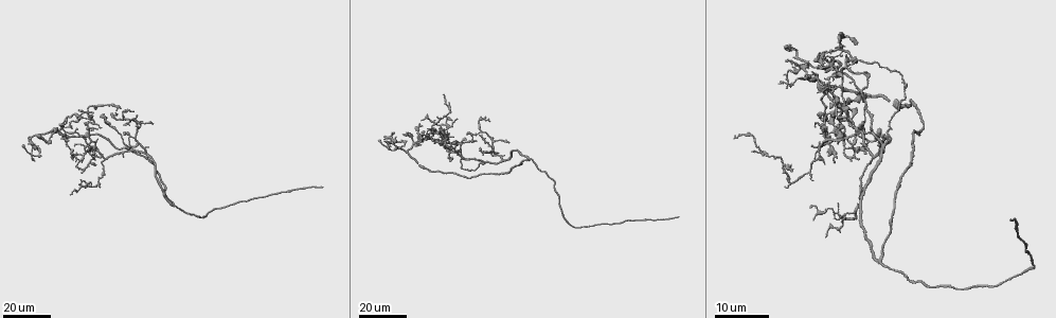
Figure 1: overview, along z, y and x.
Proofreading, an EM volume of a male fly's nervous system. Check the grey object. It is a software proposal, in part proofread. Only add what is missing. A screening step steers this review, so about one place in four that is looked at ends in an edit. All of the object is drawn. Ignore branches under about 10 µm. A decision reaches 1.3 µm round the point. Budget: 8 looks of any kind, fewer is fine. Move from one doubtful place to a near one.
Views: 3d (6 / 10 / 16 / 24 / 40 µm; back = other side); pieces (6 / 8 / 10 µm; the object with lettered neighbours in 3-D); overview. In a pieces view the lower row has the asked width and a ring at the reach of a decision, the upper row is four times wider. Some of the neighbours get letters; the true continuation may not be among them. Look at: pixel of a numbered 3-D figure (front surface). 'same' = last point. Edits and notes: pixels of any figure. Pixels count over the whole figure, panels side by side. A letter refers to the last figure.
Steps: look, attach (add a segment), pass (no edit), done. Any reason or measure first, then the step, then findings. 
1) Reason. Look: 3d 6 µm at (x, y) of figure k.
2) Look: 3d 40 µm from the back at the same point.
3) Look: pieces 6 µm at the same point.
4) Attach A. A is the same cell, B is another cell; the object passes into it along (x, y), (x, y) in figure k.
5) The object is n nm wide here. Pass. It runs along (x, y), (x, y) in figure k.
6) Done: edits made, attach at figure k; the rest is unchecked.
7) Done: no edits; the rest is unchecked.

Free end. Look: 3d 24 µm at (858, 159) of figure 1.

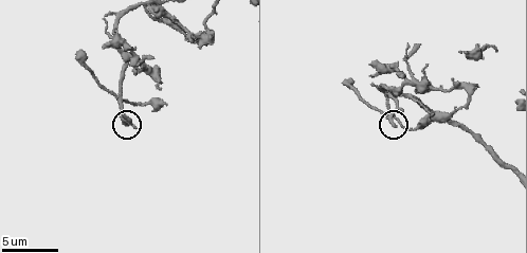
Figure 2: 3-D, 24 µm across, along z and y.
Look: pieces 10 µm at (395, 124) of figure 2.

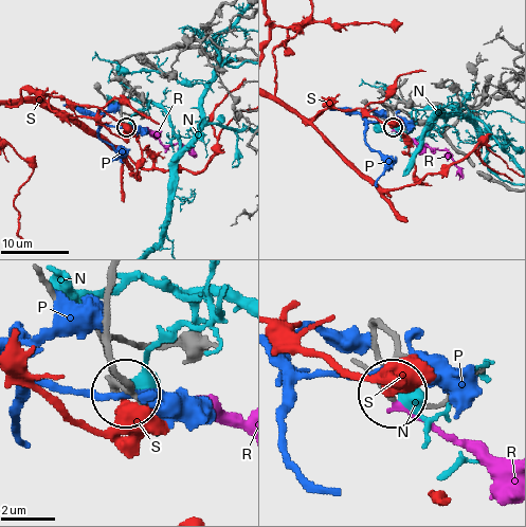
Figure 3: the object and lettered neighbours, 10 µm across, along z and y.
Attach R. R is the same cell, N, P and S are other cells; the object passes into it along (388, 117), (399, 132), (443, 151), (459, 179) in figure 3; the cell continues.

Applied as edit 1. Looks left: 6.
Branch stops here. Look: 3d 40 µm at (124, 133) of figure 1.

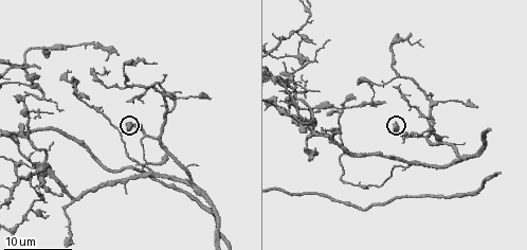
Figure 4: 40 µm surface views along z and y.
Look: pieces 6 µm at (396, 122) of figure 4.

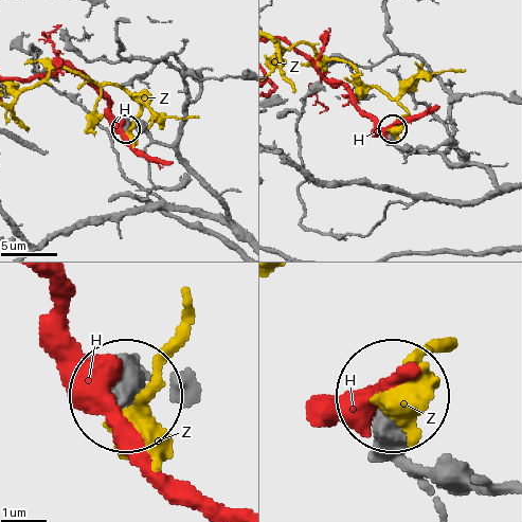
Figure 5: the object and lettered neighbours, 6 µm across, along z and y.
The object is 480 nm wide here. Pass. H and Z are other cells; none of them fits.

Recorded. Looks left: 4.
Long arm stops here. Look: 3d 24 µm at (392, 87) of figure 4.

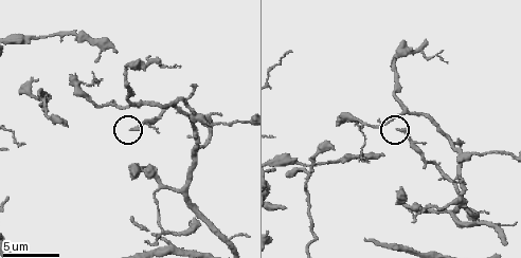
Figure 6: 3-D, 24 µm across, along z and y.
Look: pieces 6 µm at (397, 130) of figure 6.

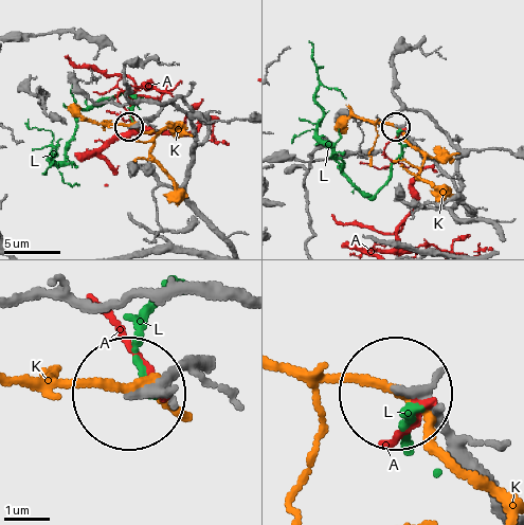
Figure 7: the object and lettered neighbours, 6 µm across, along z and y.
The object is 140 nm wide here. Pass. A, K and L are other cells; it runs along (200, 357), (136, 399) in figure 7; no lettered segment goes on from it.

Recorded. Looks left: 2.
Look: 3d 24 µm at (323, 186) of figure 1.

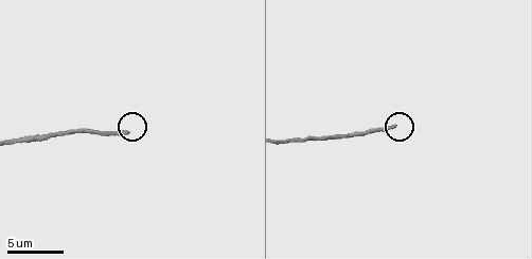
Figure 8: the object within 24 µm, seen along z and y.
Look: pieces 8 µm at (395, 125) of figure 8.

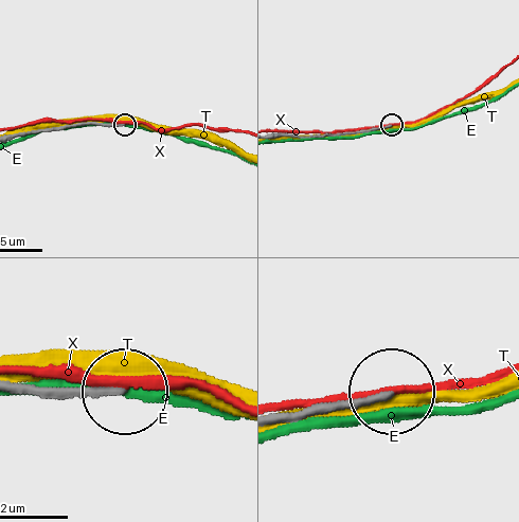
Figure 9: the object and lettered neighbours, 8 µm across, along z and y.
The object is 220 nm wide here. Pass. E, T and X are other cells; none of them fits.

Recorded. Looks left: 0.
Done: edits made, attach at figure 3; the rest is unchecked.

